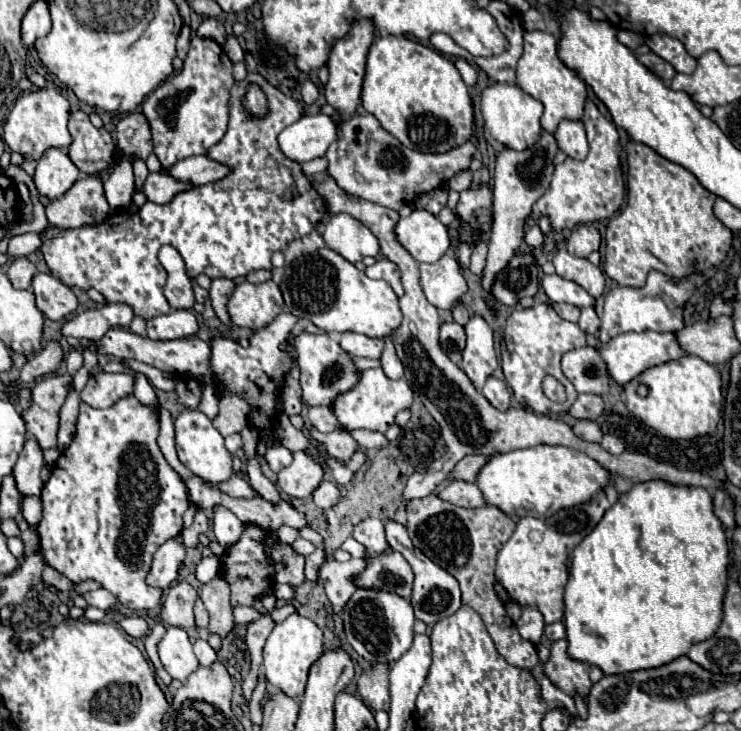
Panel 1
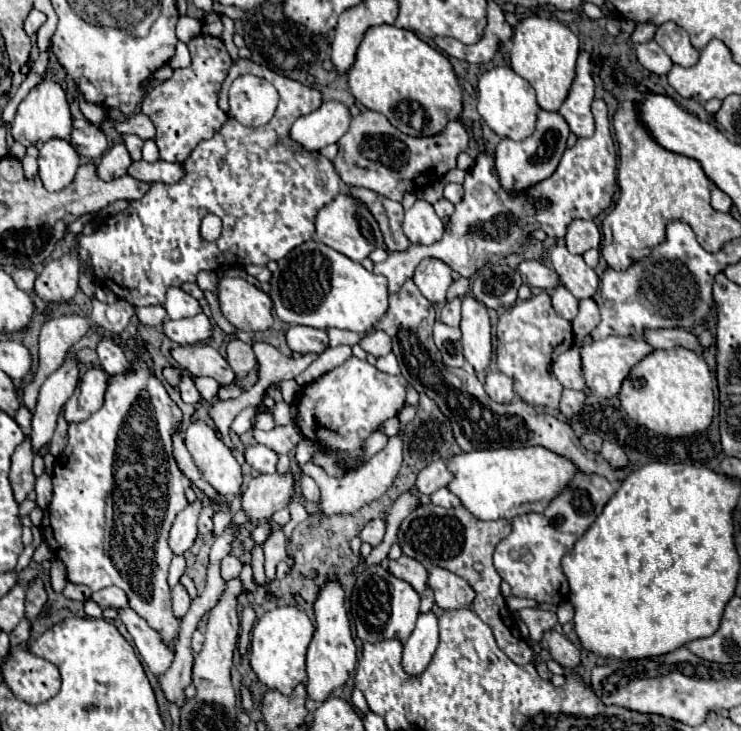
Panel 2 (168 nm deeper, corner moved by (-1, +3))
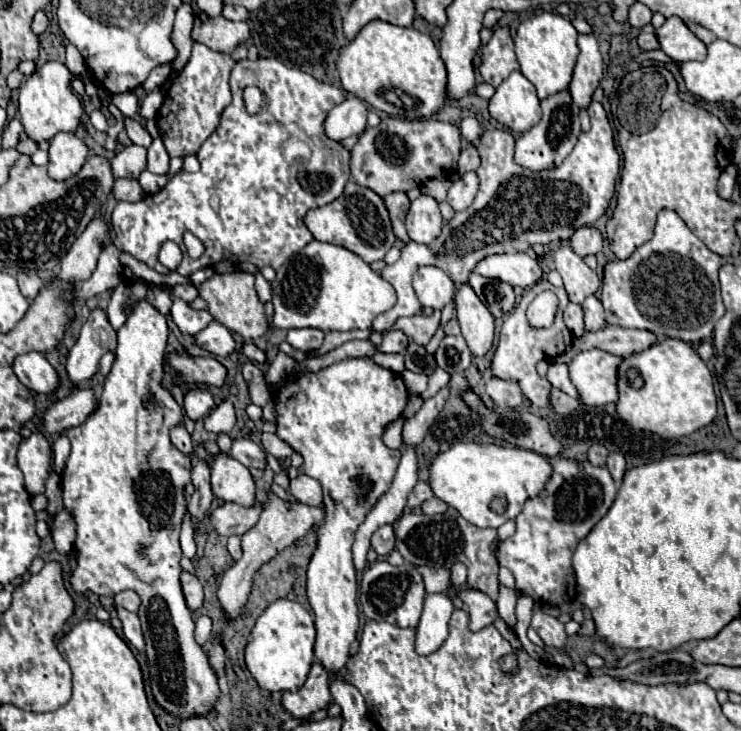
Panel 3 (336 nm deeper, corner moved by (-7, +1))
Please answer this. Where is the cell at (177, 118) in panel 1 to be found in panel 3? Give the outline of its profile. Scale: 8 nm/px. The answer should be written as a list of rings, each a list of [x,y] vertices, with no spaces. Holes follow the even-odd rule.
[[[201,43],[193,45],[189,63],[173,79],[163,99],[163,105],[157,113],[159,133],[171,157],[195,155],[195,151],[199,151],[207,135],[215,131],[215,127],[219,125],[219,115],[223,113],[223,107],[231,103],[231,91],[229,91],[227,79],[233,65],[235,61],[229,55],[211,51],[207,45],[201,45]]]

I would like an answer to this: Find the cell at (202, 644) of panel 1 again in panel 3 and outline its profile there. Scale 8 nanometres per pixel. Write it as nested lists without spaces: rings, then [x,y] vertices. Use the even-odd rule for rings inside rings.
[[[199,615],[197,621],[195,621],[195,641],[199,645],[205,645],[211,637],[211,629],[213,629],[213,623],[207,615]]]

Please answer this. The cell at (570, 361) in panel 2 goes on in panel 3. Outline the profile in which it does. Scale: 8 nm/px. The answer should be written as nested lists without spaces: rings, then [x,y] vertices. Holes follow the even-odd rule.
[[[551,363],[549,365],[549,371],[547,371],[547,381],[551,383],[551,387],[557,387],[561,389],[563,393],[571,395],[571,397],[577,397],[577,391],[569,379],[569,367],[563,365],[563,363]]]

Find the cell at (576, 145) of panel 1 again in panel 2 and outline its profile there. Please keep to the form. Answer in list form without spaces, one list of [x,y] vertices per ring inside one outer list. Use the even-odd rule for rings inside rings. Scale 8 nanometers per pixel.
[[[581,51],[577,59],[577,75],[571,85],[571,91],[565,103],[559,109],[559,115],[569,123],[571,133],[577,137],[593,137],[593,115],[591,115],[591,101],[593,101],[593,79],[591,79],[591,55]]]

